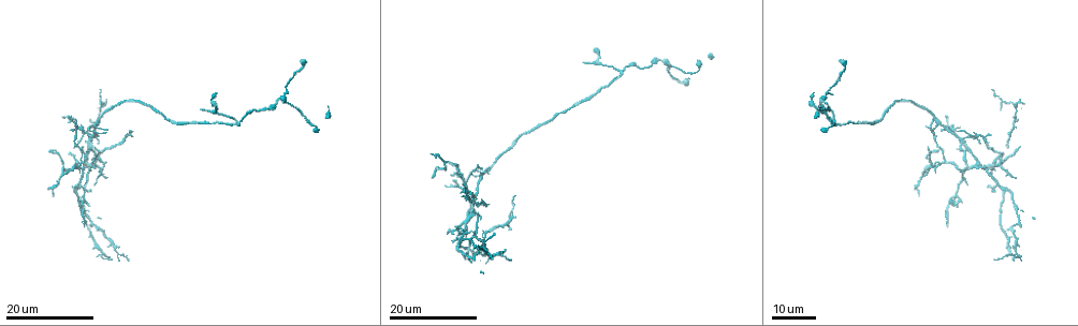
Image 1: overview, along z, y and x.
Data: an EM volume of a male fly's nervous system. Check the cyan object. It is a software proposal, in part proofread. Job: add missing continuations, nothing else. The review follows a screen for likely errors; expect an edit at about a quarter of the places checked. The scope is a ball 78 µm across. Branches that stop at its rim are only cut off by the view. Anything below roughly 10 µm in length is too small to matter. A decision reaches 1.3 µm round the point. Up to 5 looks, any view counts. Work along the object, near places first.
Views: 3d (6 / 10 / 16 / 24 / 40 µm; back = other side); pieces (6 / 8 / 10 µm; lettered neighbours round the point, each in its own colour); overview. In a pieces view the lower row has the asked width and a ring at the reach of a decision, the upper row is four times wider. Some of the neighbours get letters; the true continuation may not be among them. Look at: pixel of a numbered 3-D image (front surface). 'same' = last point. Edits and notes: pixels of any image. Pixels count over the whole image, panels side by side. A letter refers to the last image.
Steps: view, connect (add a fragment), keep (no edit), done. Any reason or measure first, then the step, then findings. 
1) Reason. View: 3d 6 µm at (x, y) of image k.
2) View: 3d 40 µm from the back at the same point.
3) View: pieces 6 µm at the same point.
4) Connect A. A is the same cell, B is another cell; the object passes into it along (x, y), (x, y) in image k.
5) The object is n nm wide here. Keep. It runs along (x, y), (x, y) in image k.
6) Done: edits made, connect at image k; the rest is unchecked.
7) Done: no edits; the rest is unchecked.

Free end. View: 3d 16 µm at (107, 179) of image 1.

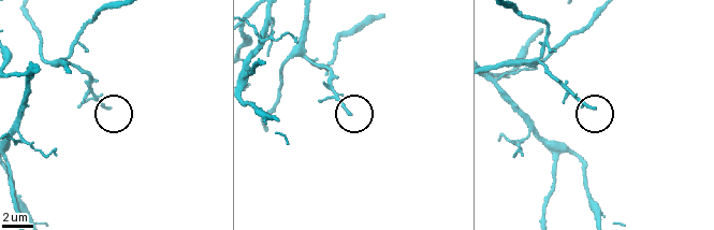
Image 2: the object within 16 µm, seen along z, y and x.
What lies round it. View: pieces 8 µm at (348, 115) of image 2.

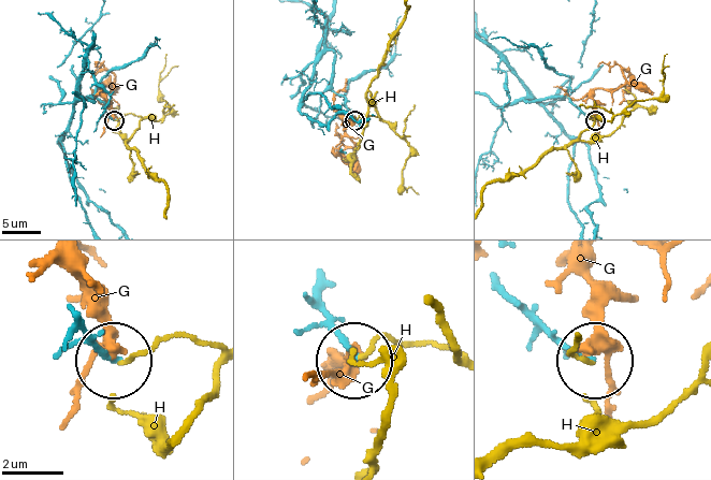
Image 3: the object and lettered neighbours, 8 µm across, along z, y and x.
Keep. G and H are other cells; it runs along (497, 287), (551, 333), (594, 357) in image 3; none of them fits.

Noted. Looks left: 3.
An open end. View: 3d 16 µm at (216, 92) of image 1.

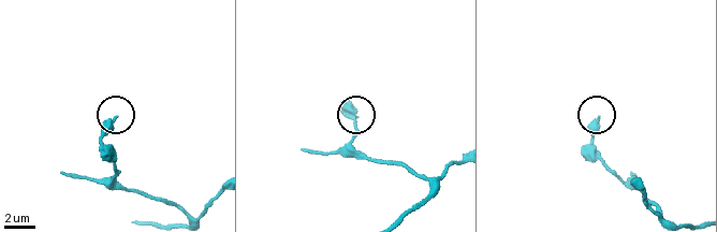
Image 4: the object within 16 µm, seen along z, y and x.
What lies round it. View: pieces 8 µm at (114, 117) of image 4.

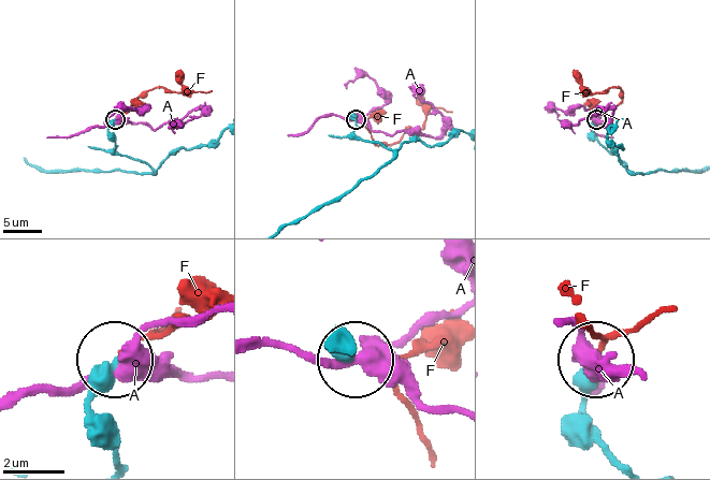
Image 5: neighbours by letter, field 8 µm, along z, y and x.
Connect F. F is the same cell, A is another cell; the cell continues.

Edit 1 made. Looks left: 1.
Done: edits made, connect at image 5; the rest is unchecked.

